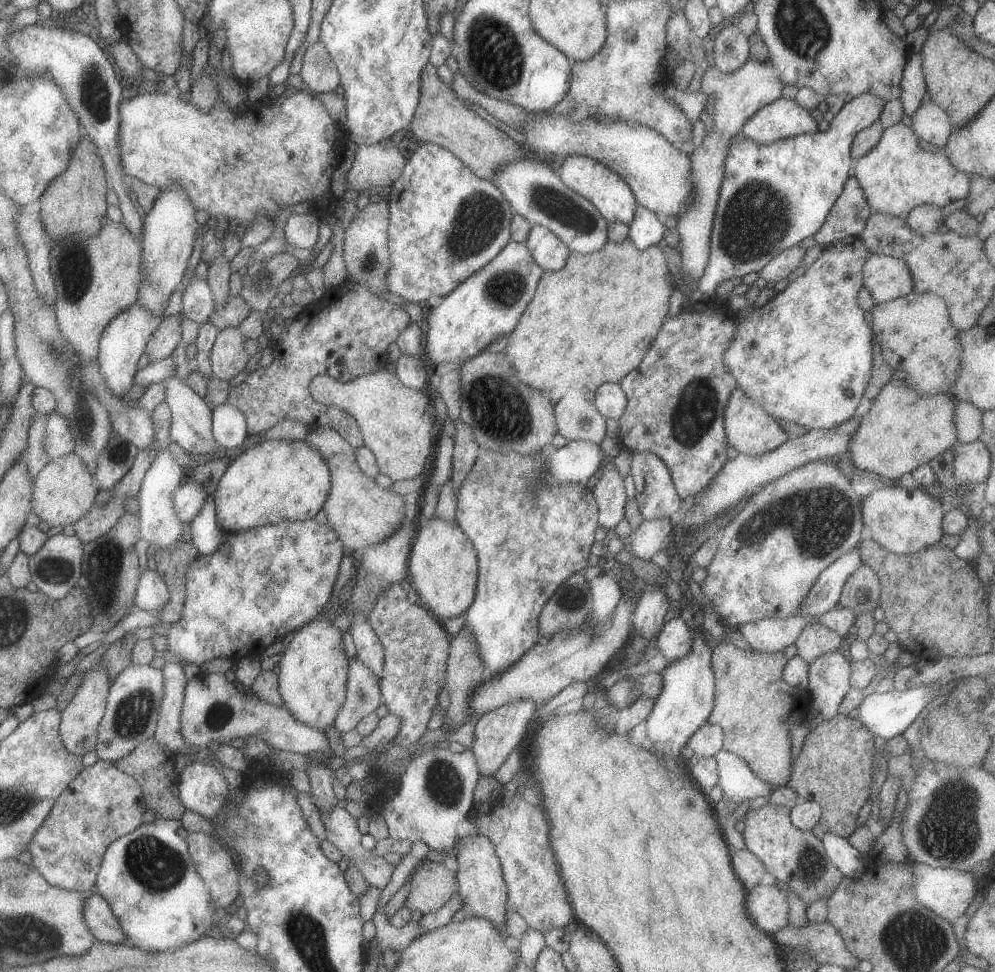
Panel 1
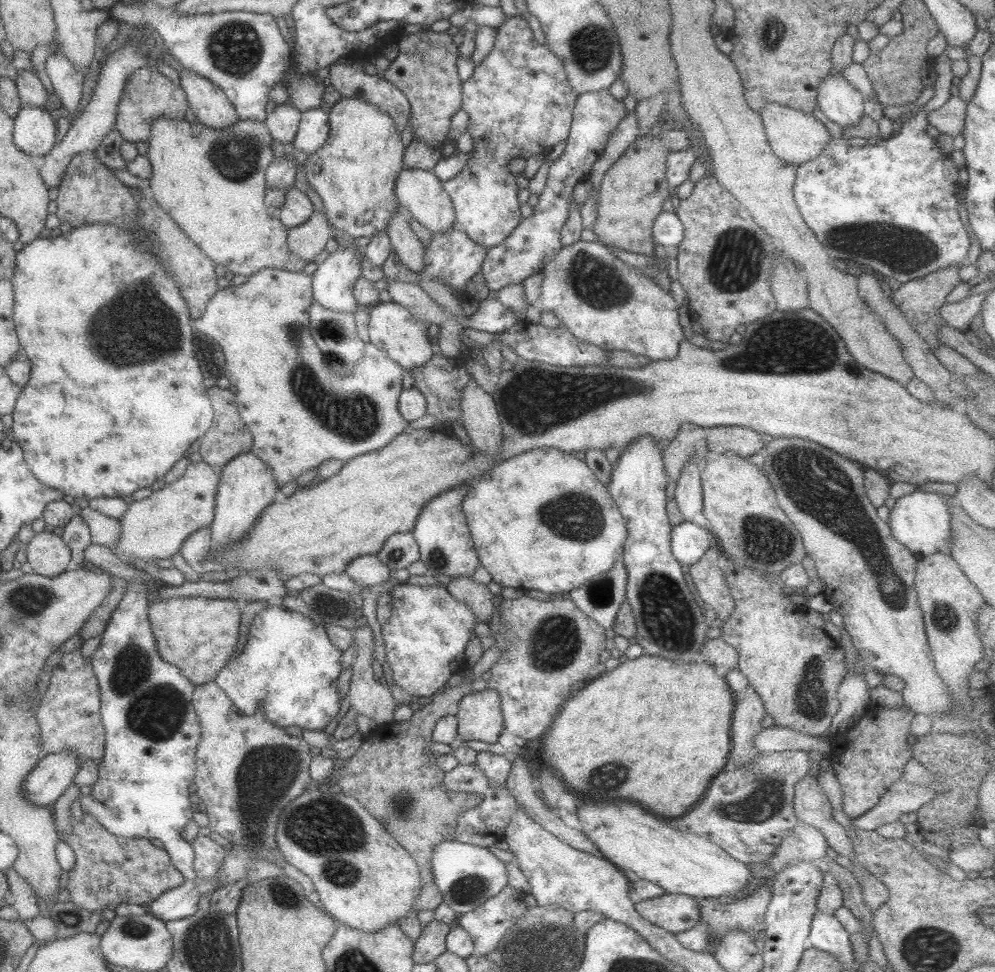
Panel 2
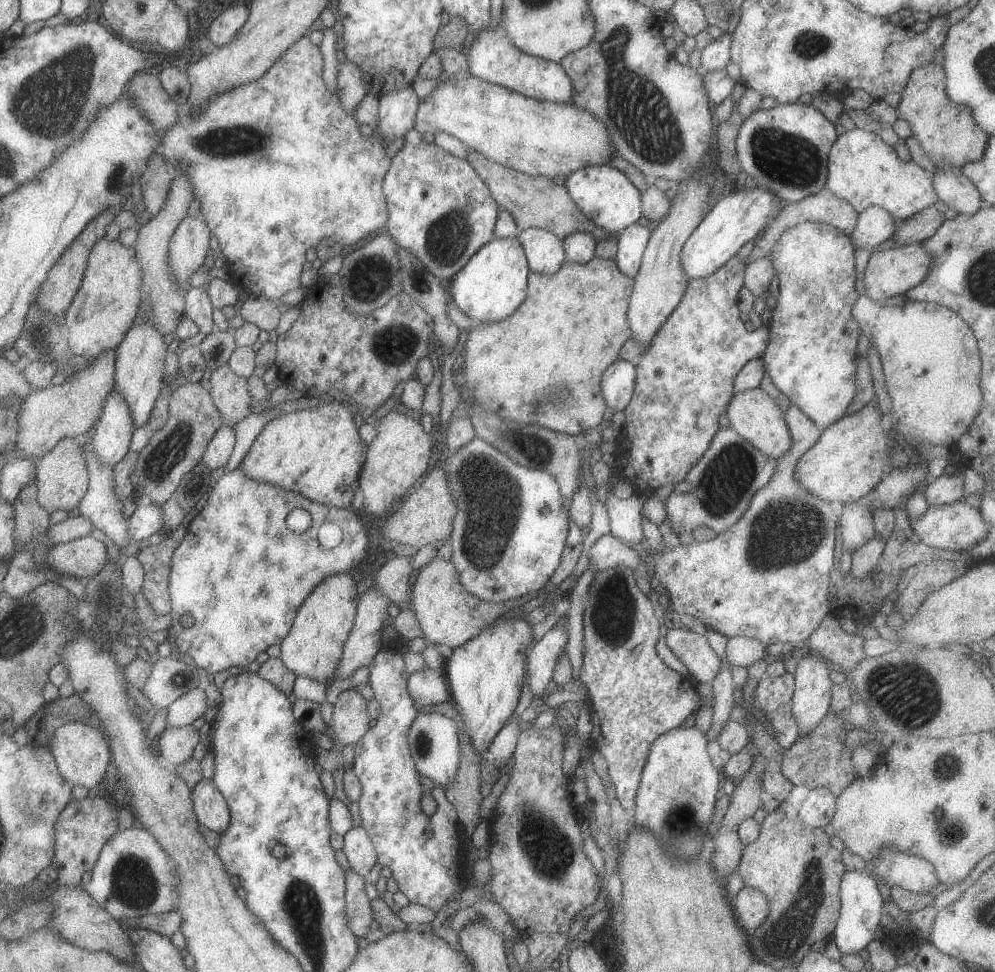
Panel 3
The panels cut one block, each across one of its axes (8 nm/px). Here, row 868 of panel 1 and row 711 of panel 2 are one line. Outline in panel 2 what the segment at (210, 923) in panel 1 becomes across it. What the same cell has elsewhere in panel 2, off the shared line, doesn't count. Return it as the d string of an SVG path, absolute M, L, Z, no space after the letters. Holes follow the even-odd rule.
M132 580L126 594L123 596L123 600L118 603L118 608L114 610L113 618L108 622L106 629L101 635L100 646L95 650L92 655L91 664L100 686L100 714L105 728L105 749L102 760L97 764L98 768L98 780L91 785L91 792L86 796L80 796L80 804L83 812L93 816L104 829L116 836L122 836L124 838L158 838L162 841L164 850L169 854L172 864L184 875L184 878L190 882L193 881L196 876L196 871L193 867L195 859L194 849L187 840L182 837L182 832L187 824L193 820L192 818L192 802L190 801L190 795L193 791L193 780L196 772L196 751L197 746L201 741L201 724L197 717L194 705L192 704L192 698L196 685L192 684L186 676L182 676L182 672L178 670L177 666L166 662L157 649L156 639L152 634L152 628L150 626L148 618L148 607L150 606L150 600L148 600L148 583L142 580Z

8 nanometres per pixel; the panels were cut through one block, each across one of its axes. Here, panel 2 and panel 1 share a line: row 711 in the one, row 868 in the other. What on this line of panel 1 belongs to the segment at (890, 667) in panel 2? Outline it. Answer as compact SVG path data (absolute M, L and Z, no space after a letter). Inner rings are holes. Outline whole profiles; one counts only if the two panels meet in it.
M914 863L912 868L914 868L914 894L916 894L920 904L952 924L965 914L977 891L978 880L976 880L972 870L960 872L958 869L930 868L922 863Z

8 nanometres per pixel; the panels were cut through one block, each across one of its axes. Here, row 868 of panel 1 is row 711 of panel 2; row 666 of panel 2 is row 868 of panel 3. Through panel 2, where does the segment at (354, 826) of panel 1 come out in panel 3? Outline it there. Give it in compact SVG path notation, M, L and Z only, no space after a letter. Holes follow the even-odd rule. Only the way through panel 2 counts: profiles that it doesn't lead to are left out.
M352 827L344 837L343 851L346 854L351 869L362 878L374 868L377 852L370 835L364 827Z

